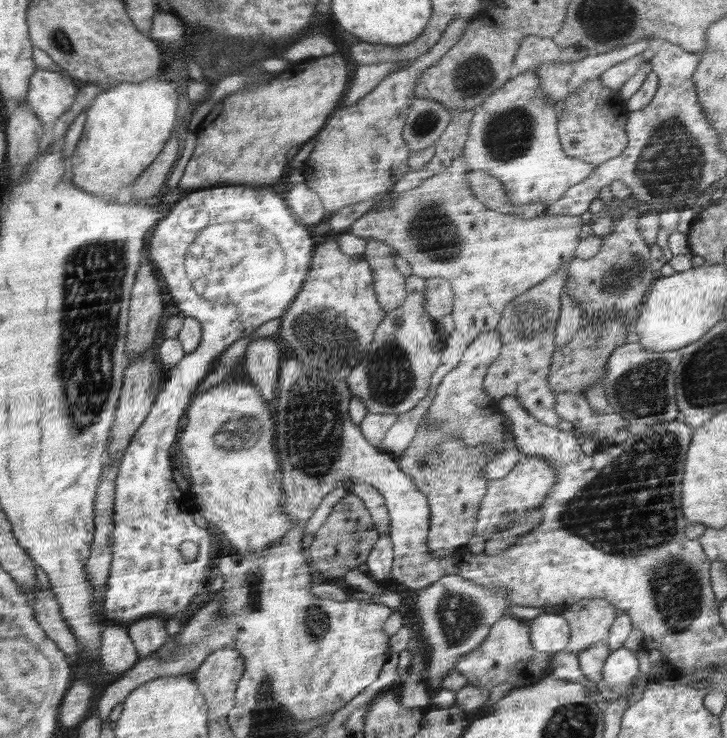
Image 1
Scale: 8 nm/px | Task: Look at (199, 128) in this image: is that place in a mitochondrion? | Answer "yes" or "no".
no

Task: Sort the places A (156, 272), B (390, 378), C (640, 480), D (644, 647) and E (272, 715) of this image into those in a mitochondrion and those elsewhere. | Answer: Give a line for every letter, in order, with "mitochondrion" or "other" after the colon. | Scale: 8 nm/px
A: other
B: mitochondrion
C: mitochondrion
D: other
E: other

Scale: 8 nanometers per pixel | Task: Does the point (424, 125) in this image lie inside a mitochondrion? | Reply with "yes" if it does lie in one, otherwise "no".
yes

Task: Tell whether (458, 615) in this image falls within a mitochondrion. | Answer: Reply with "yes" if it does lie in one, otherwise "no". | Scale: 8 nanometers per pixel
yes

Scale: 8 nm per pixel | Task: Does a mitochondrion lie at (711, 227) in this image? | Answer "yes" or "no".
no

